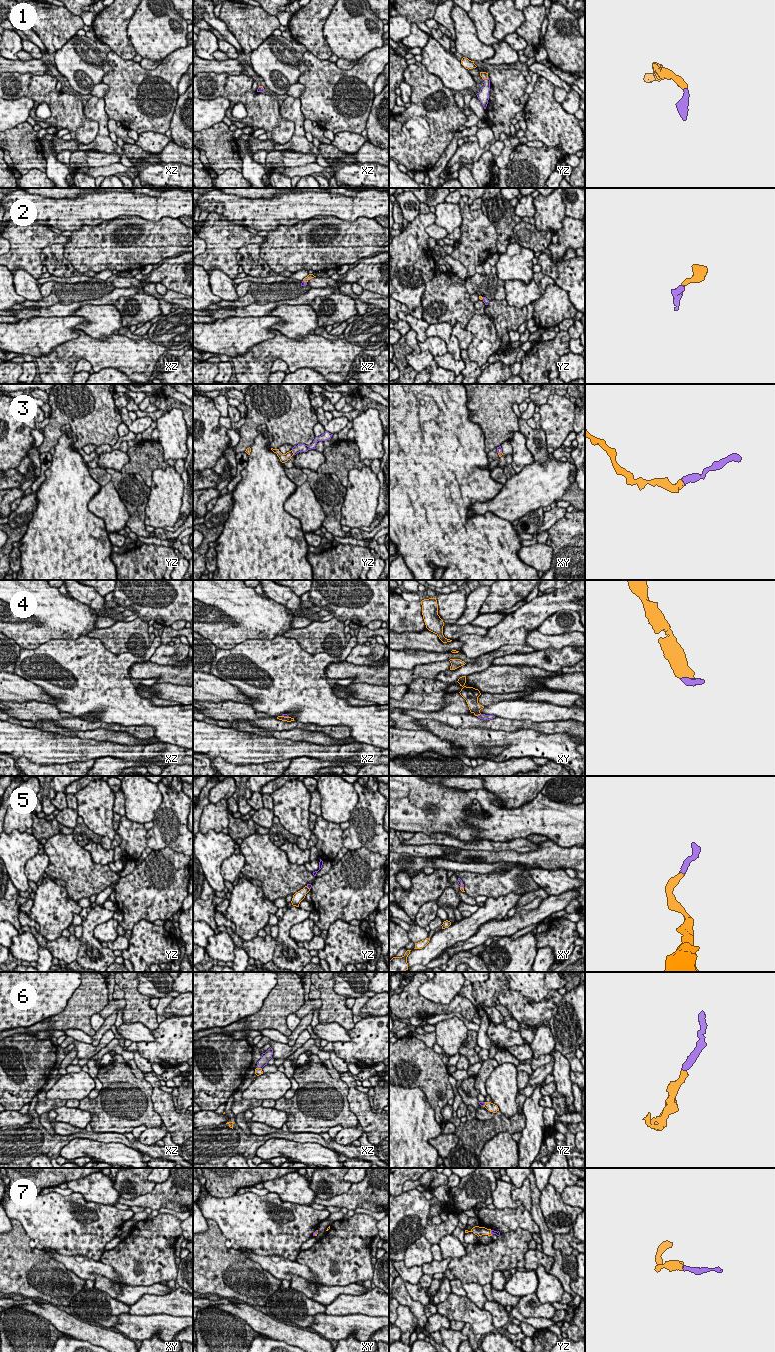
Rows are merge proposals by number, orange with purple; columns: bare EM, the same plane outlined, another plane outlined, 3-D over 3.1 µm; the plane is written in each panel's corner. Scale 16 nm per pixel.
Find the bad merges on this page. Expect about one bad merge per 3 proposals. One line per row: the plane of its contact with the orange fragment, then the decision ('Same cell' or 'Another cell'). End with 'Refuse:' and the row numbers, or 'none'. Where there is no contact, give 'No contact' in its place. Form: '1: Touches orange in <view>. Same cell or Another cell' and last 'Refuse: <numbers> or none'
1: Touches orange in xz. Same cell
2: Touches orange in xz. Same cell
3: Touches orange in yz. Same cell
4: Touches orange in xy. Same cell
5: Touches orange in xy. Same cell
6: Touches orange in xz. Same cell
7: Touches orange in xy. Same cell
Refuse: none

